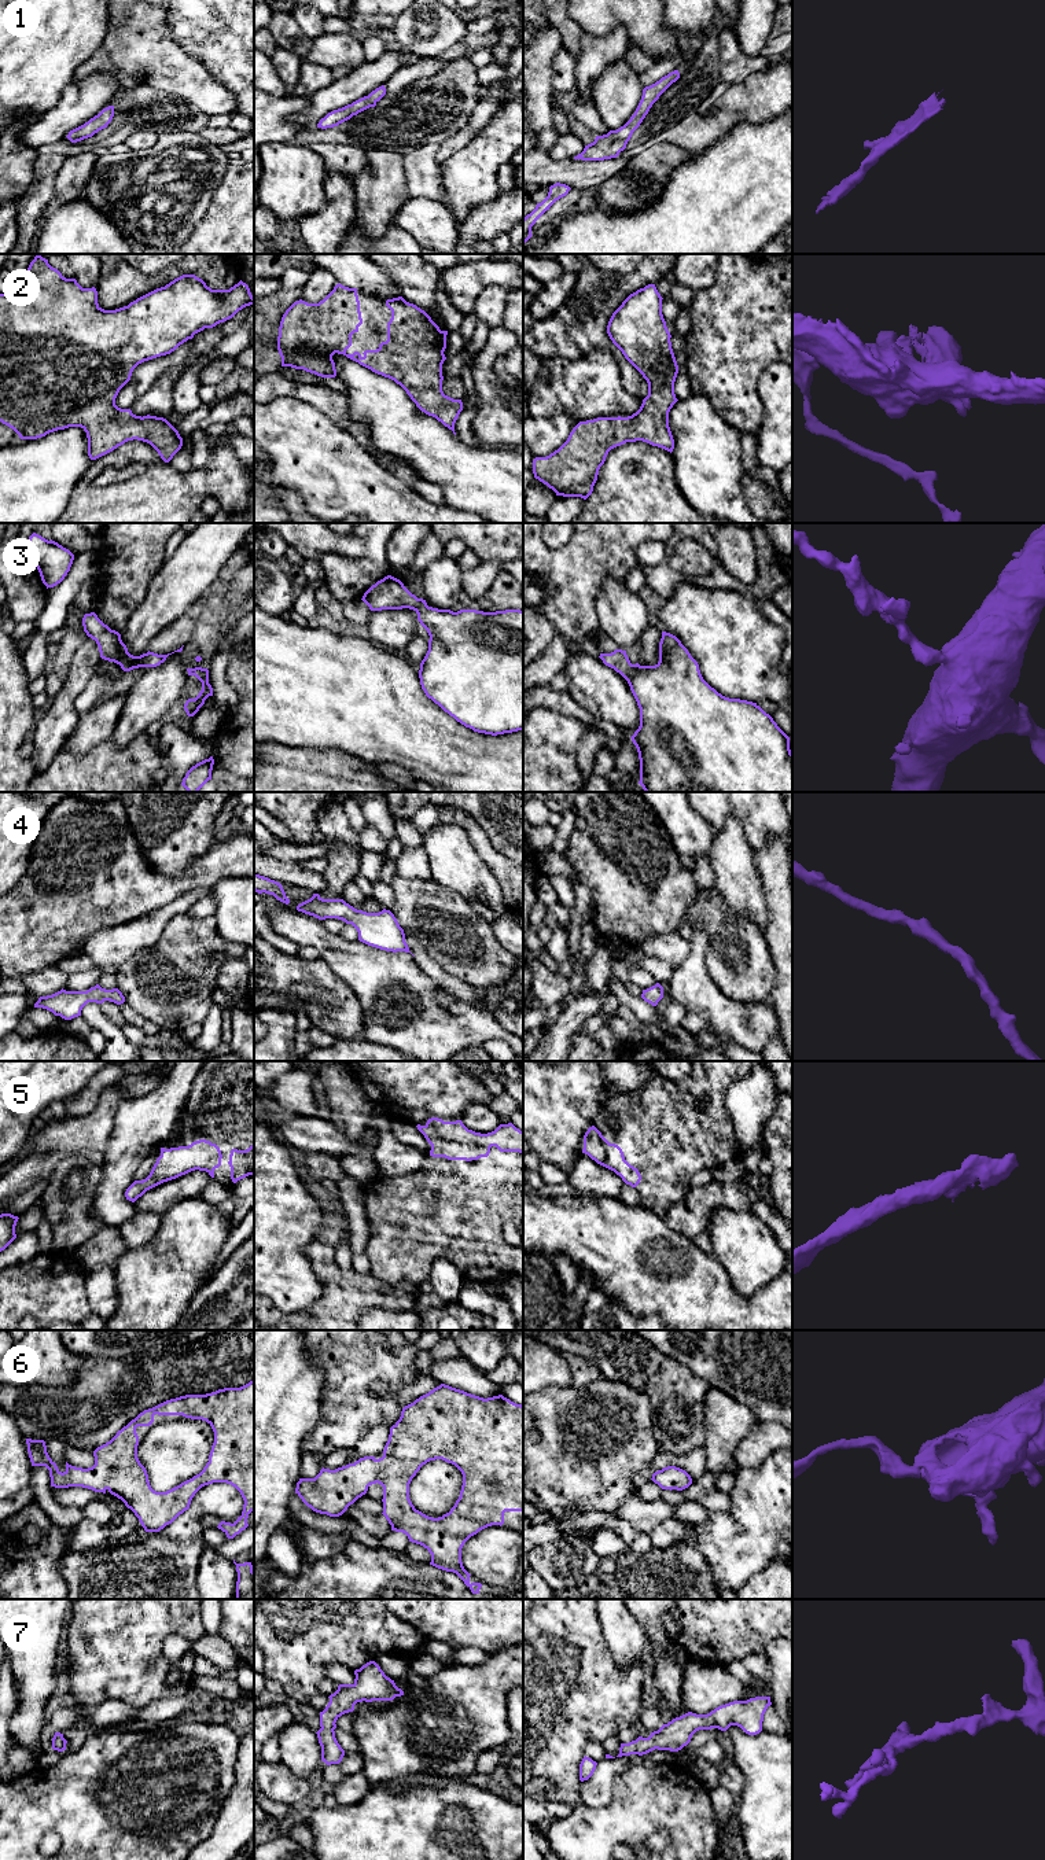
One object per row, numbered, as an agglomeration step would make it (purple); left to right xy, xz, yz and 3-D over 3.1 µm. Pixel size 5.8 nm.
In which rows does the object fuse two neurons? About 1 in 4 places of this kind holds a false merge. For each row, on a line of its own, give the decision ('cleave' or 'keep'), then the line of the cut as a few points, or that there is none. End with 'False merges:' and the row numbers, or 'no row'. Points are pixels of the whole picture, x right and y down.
1: keep; no cut
2: keep; no cut
3: keep; no cut
4: keep; no cut
5: keep; no cut
6: keep; no cut
7: keep; no cut
False merges: no row

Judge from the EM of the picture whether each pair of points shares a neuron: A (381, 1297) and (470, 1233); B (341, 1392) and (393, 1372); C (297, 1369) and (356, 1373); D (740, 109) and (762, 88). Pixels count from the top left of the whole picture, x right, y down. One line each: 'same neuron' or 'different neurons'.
A: different neurons
B: same neuron
C: different neurons
D: same neuron

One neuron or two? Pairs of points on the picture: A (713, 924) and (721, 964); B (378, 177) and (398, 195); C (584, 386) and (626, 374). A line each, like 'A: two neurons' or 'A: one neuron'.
A: one neuron
B: one neuron
C: two neurons

